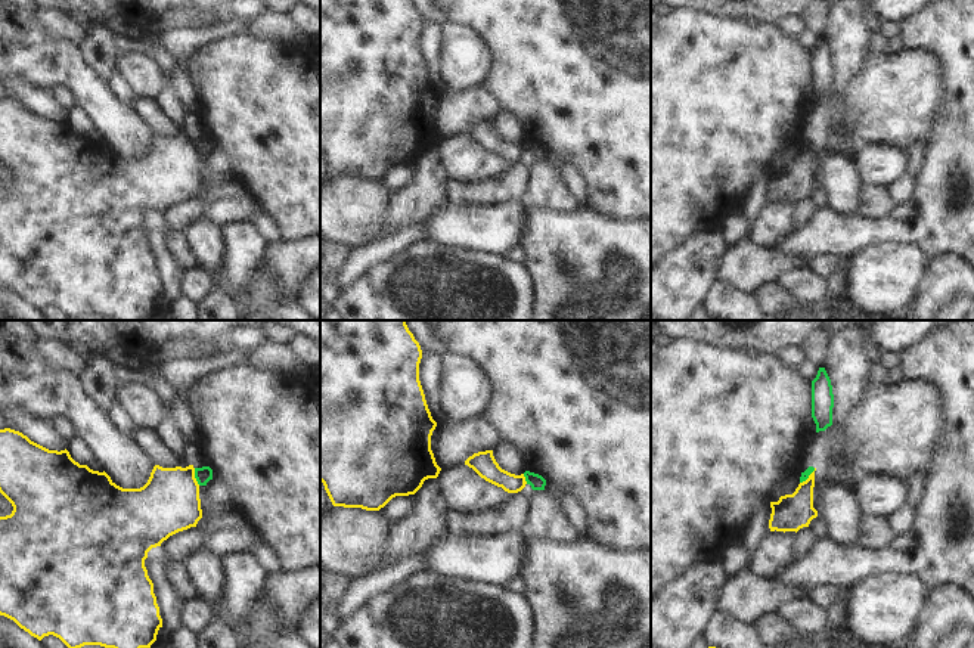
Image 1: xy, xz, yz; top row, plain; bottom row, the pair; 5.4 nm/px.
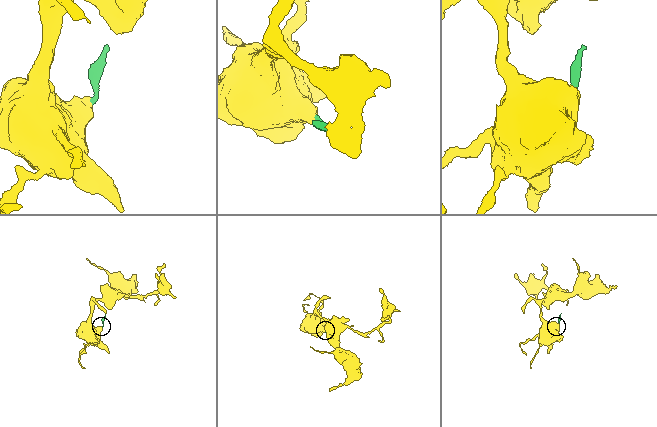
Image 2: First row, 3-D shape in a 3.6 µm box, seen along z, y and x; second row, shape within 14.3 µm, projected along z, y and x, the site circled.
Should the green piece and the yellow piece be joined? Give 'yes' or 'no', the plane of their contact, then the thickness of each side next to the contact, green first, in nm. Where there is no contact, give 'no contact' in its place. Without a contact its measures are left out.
no | xy | 90/320 nm

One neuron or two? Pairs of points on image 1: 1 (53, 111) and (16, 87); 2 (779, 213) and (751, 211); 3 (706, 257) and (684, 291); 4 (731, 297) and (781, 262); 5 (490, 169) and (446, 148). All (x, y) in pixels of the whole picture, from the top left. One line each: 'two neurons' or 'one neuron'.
1: one neuron
2: two neurons
3: one neuron
4: two neurons
5: one neuron

